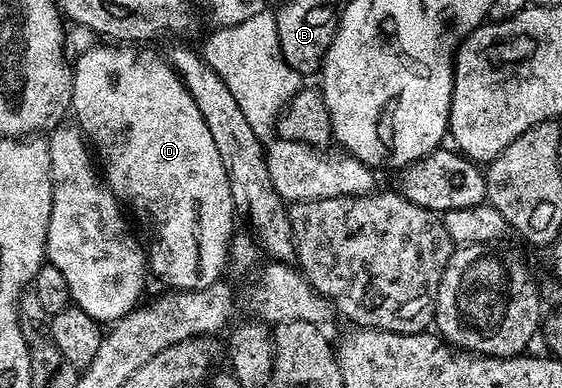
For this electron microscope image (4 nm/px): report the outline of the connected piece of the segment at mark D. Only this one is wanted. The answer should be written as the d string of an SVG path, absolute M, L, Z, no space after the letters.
M118 46L106 47L110 48L90 48L72 64L72 116L79 120L83 137L93 145L104 183L123 205L138 204L139 210L146 212L150 232L154 235L154 245L148 248L153 275L155 272L162 276L171 289L184 292L219 283L218 268L226 268L228 264L230 237L236 232L236 213L216 142L210 140L208 126L202 124L202 115L194 106L192 94L178 79L169 59L154 60L146 46L129 47L132 48L129 52L121 52Z

